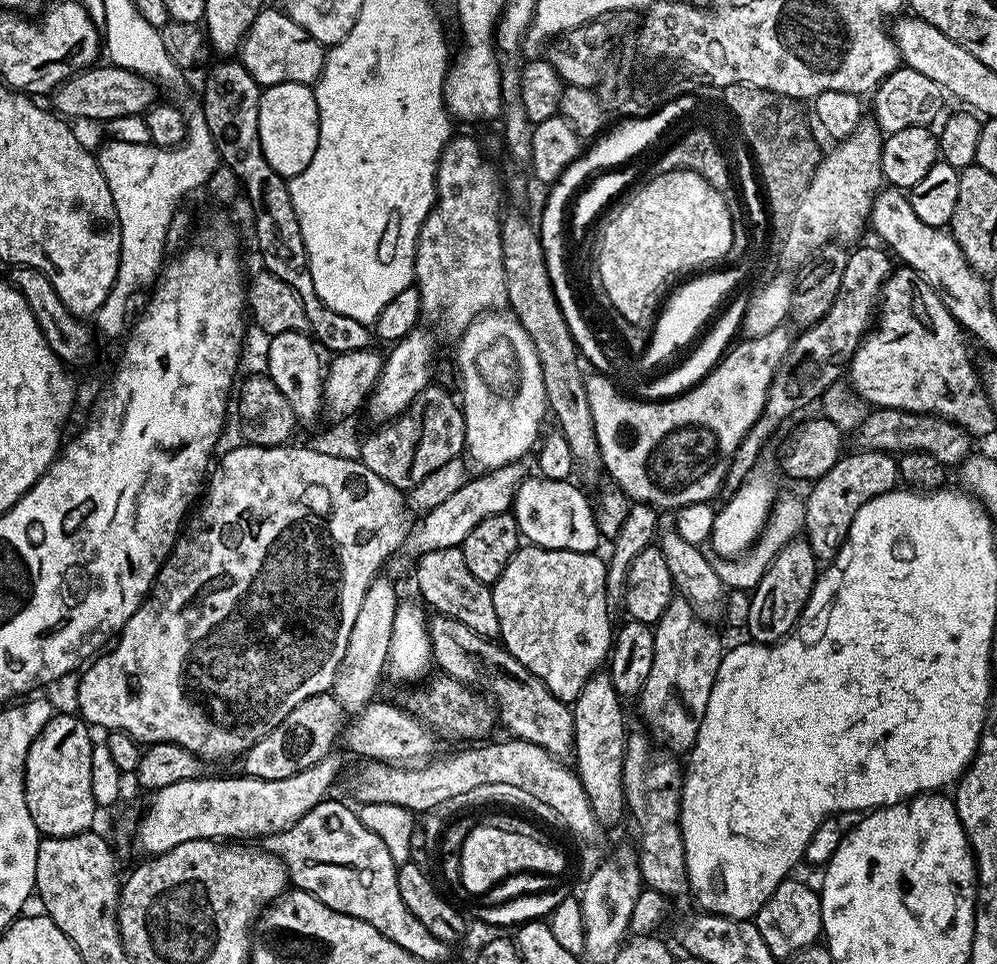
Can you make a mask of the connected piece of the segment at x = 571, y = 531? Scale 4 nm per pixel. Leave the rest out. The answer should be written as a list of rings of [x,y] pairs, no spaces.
[[[525,478],[516,488],[510,509],[520,527],[521,537],[529,545],[571,552],[596,552],[602,537],[596,525],[593,505],[584,497],[580,488],[568,480],[545,480]]]

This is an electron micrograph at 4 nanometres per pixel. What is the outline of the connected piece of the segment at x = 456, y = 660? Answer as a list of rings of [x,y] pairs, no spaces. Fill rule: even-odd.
[[[432,614],[427,617],[427,621],[435,667],[443,675],[467,684],[473,690],[487,693],[498,713],[499,723],[502,728],[504,724],[508,731],[505,733],[509,737],[534,742],[534,746],[540,746],[557,758],[573,755],[574,726],[571,707],[554,698],[554,694],[550,694],[544,683],[530,674],[530,670],[526,670],[526,666],[522,666],[518,658],[514,658],[495,639],[474,634],[470,626],[462,626],[462,622],[454,618]]]

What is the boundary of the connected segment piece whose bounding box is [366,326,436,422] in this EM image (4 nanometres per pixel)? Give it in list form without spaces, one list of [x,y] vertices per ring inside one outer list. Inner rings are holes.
[[[424,326],[410,330],[406,338],[395,341],[389,348],[392,349],[384,356],[378,382],[366,401],[366,413],[368,412],[369,418],[380,420],[379,422],[394,420],[402,415],[413,398],[422,394],[422,390],[426,390],[433,383],[432,363],[436,360],[436,340]]]

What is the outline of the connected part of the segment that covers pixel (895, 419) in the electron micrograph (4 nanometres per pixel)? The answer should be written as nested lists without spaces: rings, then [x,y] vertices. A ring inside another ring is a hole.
[[[873,407],[867,418],[856,427],[854,437],[856,437],[855,447],[866,452],[893,454],[921,452],[938,458],[938,462],[946,466],[963,464],[973,451],[972,443],[974,443],[969,432],[952,420],[933,416],[930,412],[907,412],[897,408]]]

